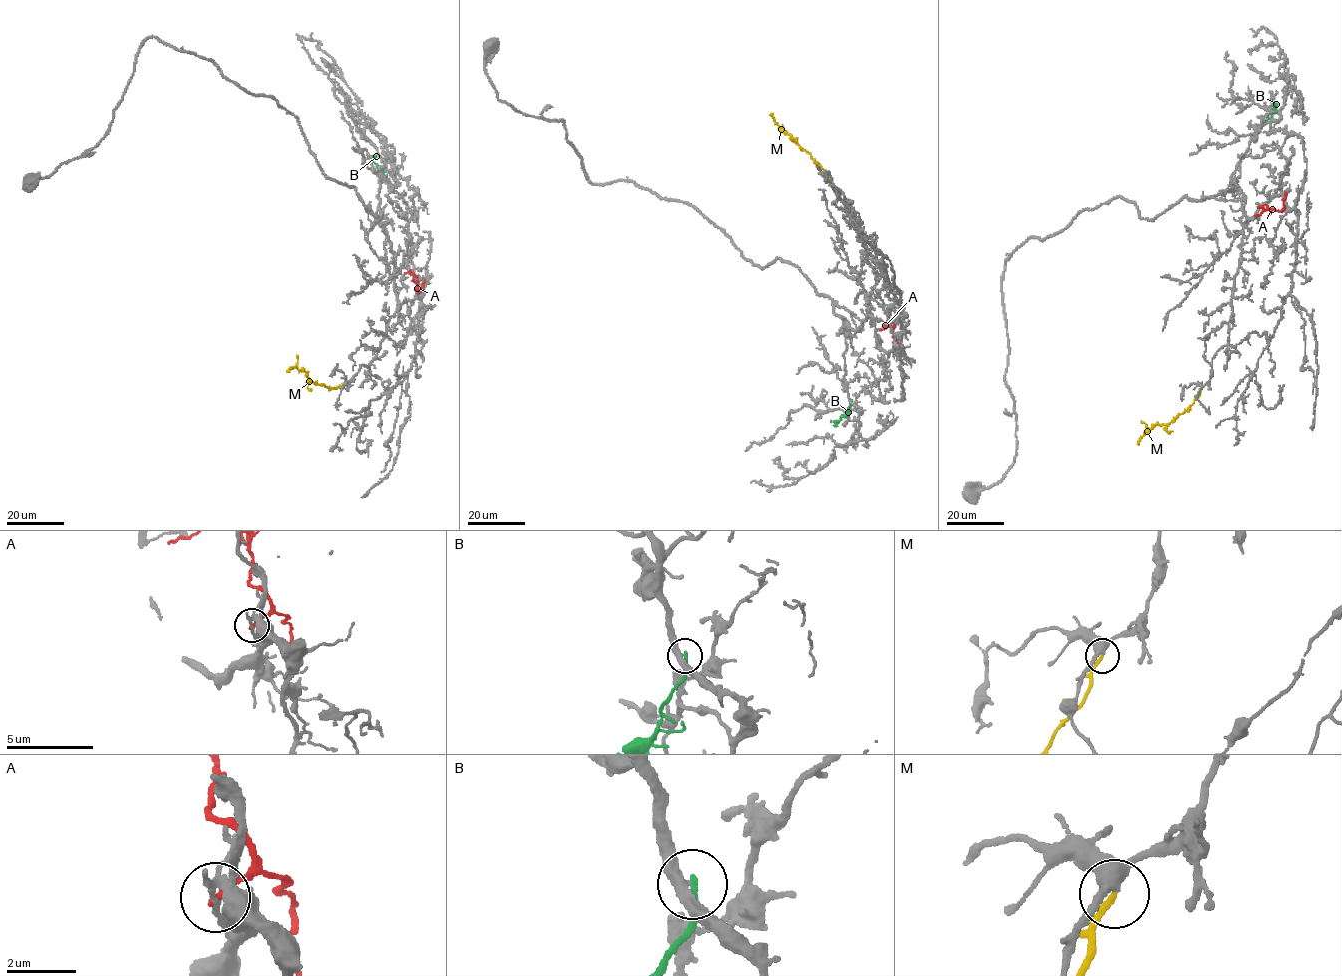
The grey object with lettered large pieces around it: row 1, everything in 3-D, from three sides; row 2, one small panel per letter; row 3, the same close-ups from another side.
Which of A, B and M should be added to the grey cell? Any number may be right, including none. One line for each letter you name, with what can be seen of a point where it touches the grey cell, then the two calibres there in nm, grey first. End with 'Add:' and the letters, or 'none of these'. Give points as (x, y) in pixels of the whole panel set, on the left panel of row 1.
M: Touches grey at (345, 383). Thickness 360 nm (grey) against 180 nm
Add: M

